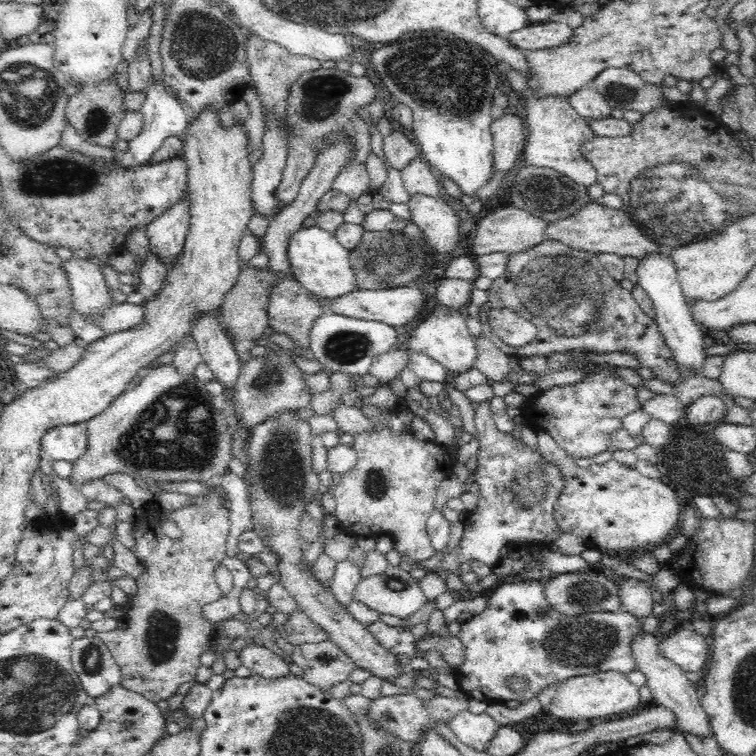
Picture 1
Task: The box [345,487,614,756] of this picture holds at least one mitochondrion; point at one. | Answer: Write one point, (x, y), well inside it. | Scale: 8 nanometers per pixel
(586, 593)

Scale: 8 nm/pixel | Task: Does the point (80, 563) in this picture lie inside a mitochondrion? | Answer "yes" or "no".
no

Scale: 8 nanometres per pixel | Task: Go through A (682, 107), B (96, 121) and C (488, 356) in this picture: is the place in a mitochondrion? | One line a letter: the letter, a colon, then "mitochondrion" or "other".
A: other
B: mitochondrion
C: other

